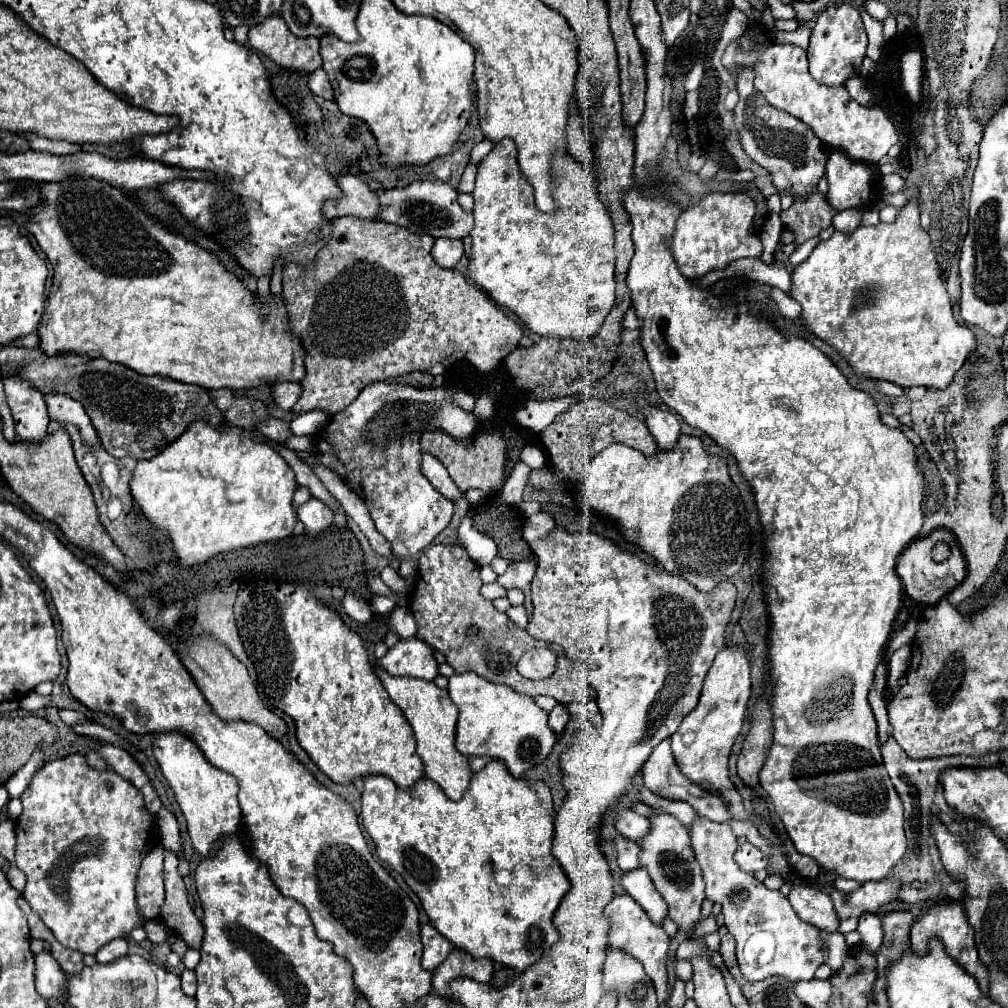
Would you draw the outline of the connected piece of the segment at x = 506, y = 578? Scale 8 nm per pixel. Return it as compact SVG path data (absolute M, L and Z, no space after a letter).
M519 561L519 563L509 563L507 571L503 575L497 577L497 583L501 587L505 587L507 591L509 589L525 589L533 575L535 575L535 563L533 561Z

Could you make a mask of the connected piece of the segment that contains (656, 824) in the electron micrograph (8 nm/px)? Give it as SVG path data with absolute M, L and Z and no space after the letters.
M655 809L651 817L651 833L641 843L641 865L649 871L649 877L655 889L669 905L669 917L679 925L681 931L687 931L693 941L703 941L703 935L691 933L693 927L703 919L701 901L705 899L705 883L701 879L701 867L693 855L691 837L685 827L665 811Z

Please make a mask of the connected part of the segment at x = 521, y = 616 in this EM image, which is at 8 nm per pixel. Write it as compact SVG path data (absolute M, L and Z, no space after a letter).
M511 606L507 612L507 617L519 627L519 629L525 629L527 627L527 613L525 613L525 607L513 607Z

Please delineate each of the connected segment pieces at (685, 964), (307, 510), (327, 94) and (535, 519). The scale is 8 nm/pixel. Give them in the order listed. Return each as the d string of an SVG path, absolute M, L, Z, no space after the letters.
M675 955L675 957L673 957L673 965L675 965L675 975L677 975L677 979L683 979L683 981L689 981L689 979L691 979L693 967L691 967L689 961L679 959L679 957Z
M309 497L309 501L299 505L297 517L305 525L307 535L317 535L317 533L325 531L333 523L331 507L325 505L323 501L319 501L317 497Z
M317 69L317 71L311 73L311 77L309 77L309 87L311 87L311 91L313 91L315 95L319 95L319 97L323 97L323 99L333 99L333 87L331 87L329 77L325 75L323 69Z
M539 511L535 515L531 515L527 519L527 523L523 527L523 539L530 544L535 540L541 539L550 533L555 527L555 519L545 513L545 511Z

